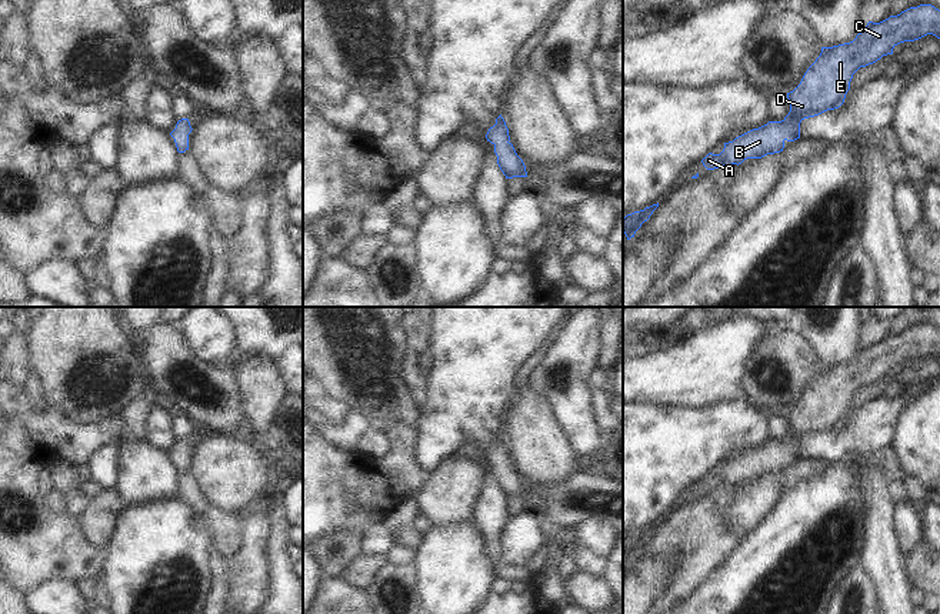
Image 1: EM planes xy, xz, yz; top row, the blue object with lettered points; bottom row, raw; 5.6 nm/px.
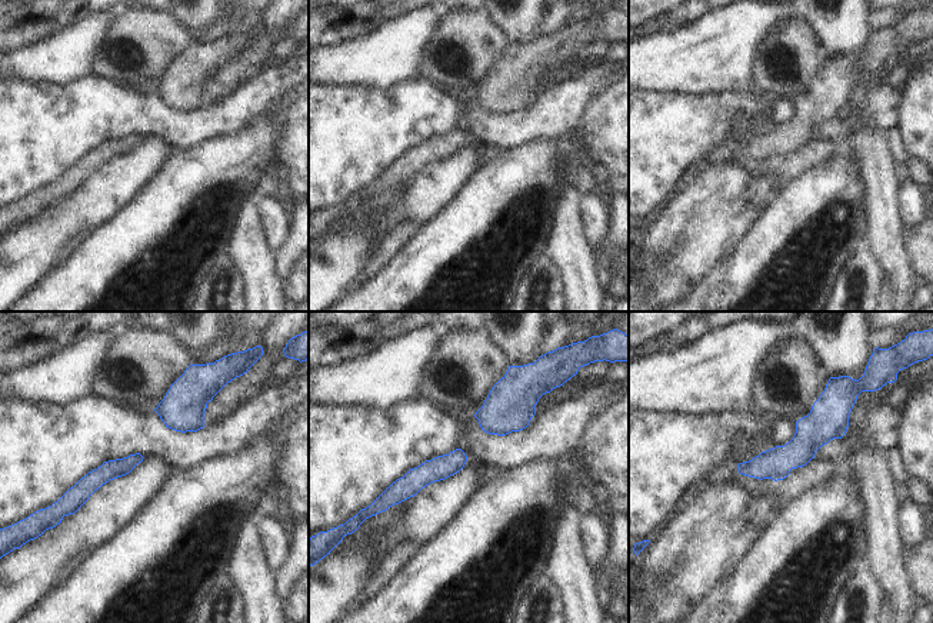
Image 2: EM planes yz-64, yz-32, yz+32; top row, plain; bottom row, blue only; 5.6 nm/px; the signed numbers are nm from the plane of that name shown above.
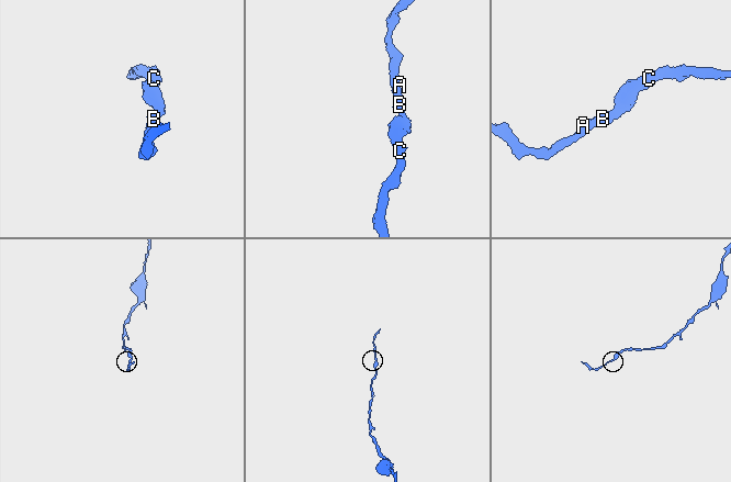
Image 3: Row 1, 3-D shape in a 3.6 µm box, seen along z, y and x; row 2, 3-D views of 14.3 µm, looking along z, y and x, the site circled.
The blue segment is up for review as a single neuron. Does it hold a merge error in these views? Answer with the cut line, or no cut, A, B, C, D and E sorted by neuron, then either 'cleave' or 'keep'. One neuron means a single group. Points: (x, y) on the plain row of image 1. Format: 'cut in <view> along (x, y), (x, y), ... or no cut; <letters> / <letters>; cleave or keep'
no cut; A B C D E; keep

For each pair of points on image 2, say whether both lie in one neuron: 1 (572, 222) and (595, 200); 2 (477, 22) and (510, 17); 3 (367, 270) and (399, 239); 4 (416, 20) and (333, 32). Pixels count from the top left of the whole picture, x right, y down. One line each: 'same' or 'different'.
1: different
2: different
3: same
4: different

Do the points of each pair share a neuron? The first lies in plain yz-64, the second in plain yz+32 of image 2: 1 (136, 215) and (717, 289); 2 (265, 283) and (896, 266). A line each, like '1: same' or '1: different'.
1: same
2: same

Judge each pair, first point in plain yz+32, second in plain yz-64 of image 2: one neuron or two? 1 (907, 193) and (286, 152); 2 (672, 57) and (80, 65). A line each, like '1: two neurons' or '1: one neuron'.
1: two neurons
2: one neuron

